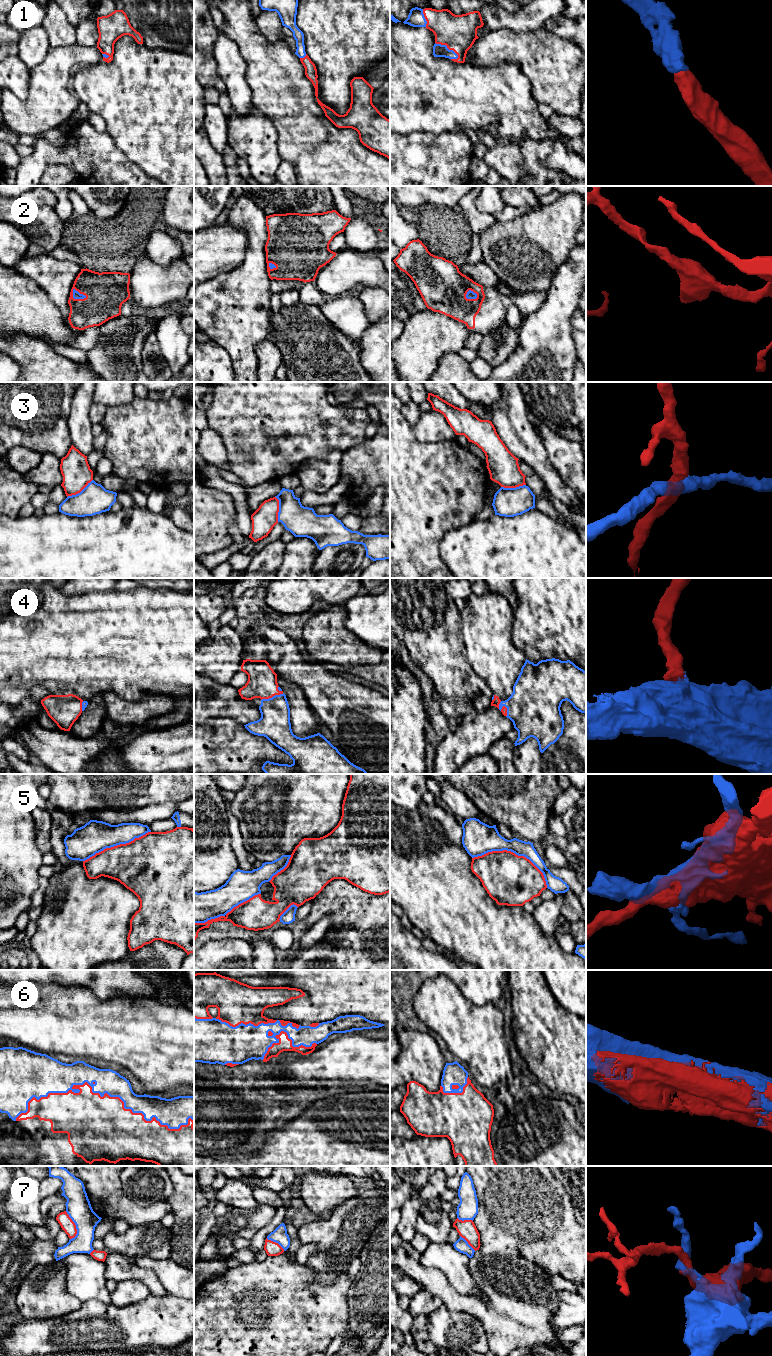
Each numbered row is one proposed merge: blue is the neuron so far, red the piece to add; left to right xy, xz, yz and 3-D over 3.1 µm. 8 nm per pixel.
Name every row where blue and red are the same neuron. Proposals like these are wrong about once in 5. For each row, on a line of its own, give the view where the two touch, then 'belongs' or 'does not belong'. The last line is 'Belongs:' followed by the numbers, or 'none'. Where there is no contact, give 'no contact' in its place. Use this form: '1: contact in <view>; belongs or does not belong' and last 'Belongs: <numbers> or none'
1: contact in yz; belongs
2: contact in xy; belongs
3: contact in xy; does not belong
4: contact in xz; belongs
5: contact in yz; does not belong
6: contact in xy; belongs
7: contact in xy; does not belong
Belongs: 1, 2, 4, 6

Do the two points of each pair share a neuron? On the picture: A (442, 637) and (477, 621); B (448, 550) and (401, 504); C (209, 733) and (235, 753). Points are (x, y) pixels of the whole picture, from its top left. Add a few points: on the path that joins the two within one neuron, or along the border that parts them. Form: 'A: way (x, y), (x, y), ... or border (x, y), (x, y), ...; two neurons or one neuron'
A: border (460, 616), (460, 635), (465, 652); two neurons
B: border (458, 527), (449, 529), (439, 544), (446, 565); two neurons
C: way (215, 739), (229, 753); one neuron

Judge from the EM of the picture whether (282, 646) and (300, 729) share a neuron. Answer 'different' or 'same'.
different

